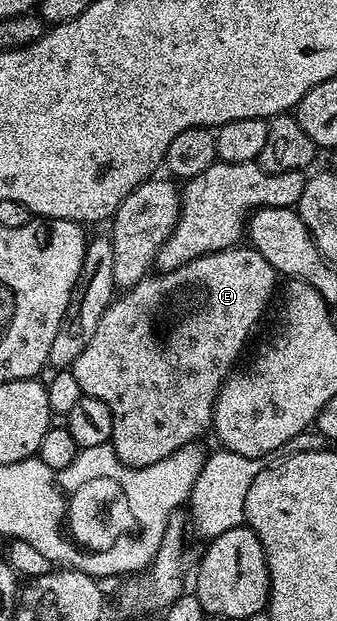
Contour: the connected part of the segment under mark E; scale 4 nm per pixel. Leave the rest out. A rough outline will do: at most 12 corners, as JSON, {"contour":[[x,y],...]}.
{"contour":[[255,248],[147,274],[76,358],[147,468],[201,441],[274,296]]}

